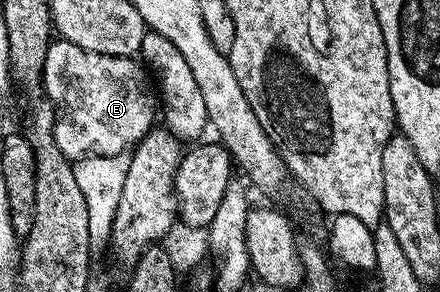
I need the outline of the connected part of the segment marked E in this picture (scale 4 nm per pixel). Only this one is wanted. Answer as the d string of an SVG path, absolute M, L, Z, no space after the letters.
M57 38L52 41L50 47L47 48L45 66L43 67L43 82L44 93L51 101L52 107L56 113L55 124L55 144L59 149L66 154L70 160L82 159L84 156L120 156L126 153L131 147L134 147L143 139L145 133L149 132L154 125L153 118L157 116L157 98L147 92L147 76L143 70L144 65L134 57L115 57L109 55L101 55L99 53L92 53L83 48L71 43L71 41Z

